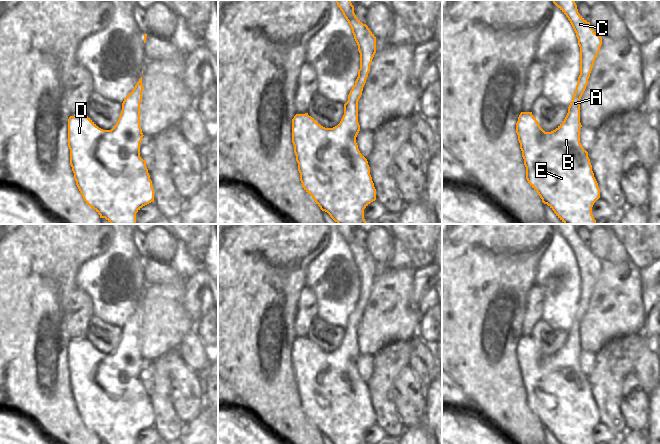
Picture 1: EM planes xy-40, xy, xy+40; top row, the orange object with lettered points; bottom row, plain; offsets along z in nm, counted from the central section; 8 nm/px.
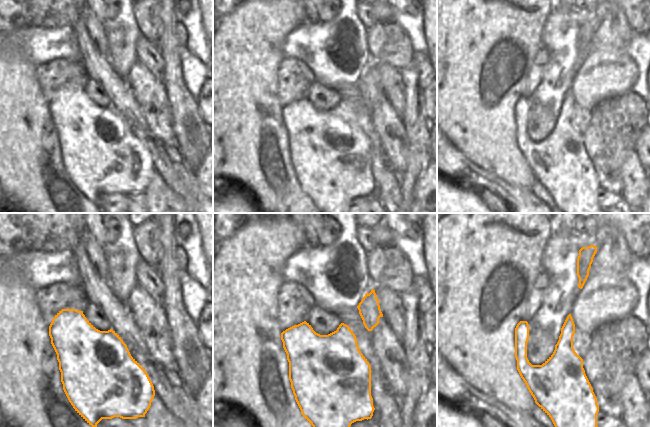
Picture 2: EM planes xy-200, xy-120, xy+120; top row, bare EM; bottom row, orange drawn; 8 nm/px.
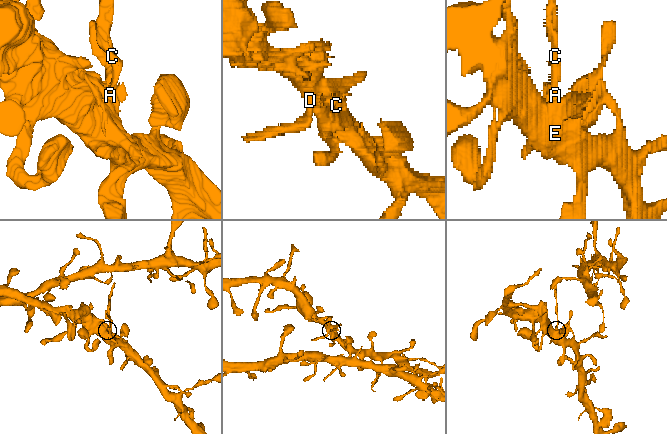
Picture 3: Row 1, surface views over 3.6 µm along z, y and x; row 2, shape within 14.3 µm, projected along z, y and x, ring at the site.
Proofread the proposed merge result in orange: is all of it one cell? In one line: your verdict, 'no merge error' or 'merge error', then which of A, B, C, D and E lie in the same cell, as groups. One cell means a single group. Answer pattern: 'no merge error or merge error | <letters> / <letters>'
merge error | A B D E / C

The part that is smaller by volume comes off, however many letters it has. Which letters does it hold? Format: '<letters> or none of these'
C

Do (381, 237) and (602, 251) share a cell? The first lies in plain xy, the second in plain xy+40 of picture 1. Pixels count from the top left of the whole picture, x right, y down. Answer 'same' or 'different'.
same

